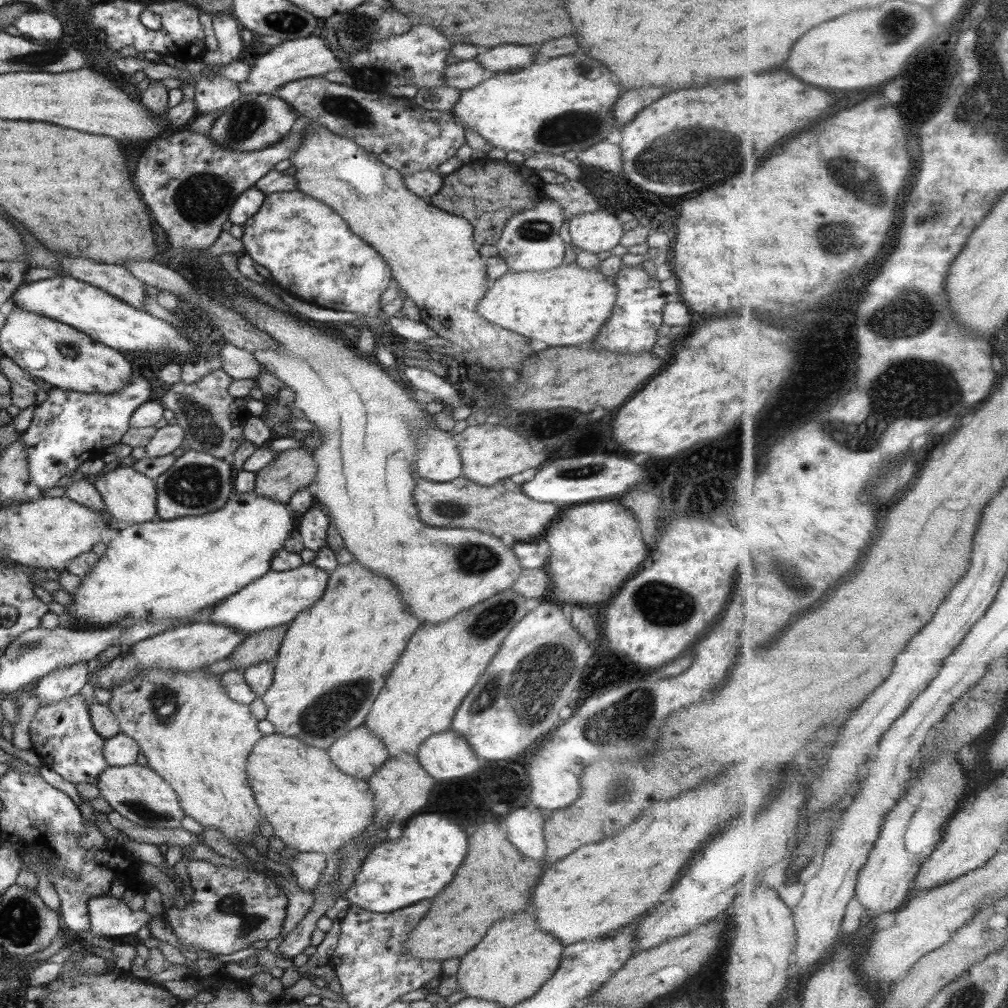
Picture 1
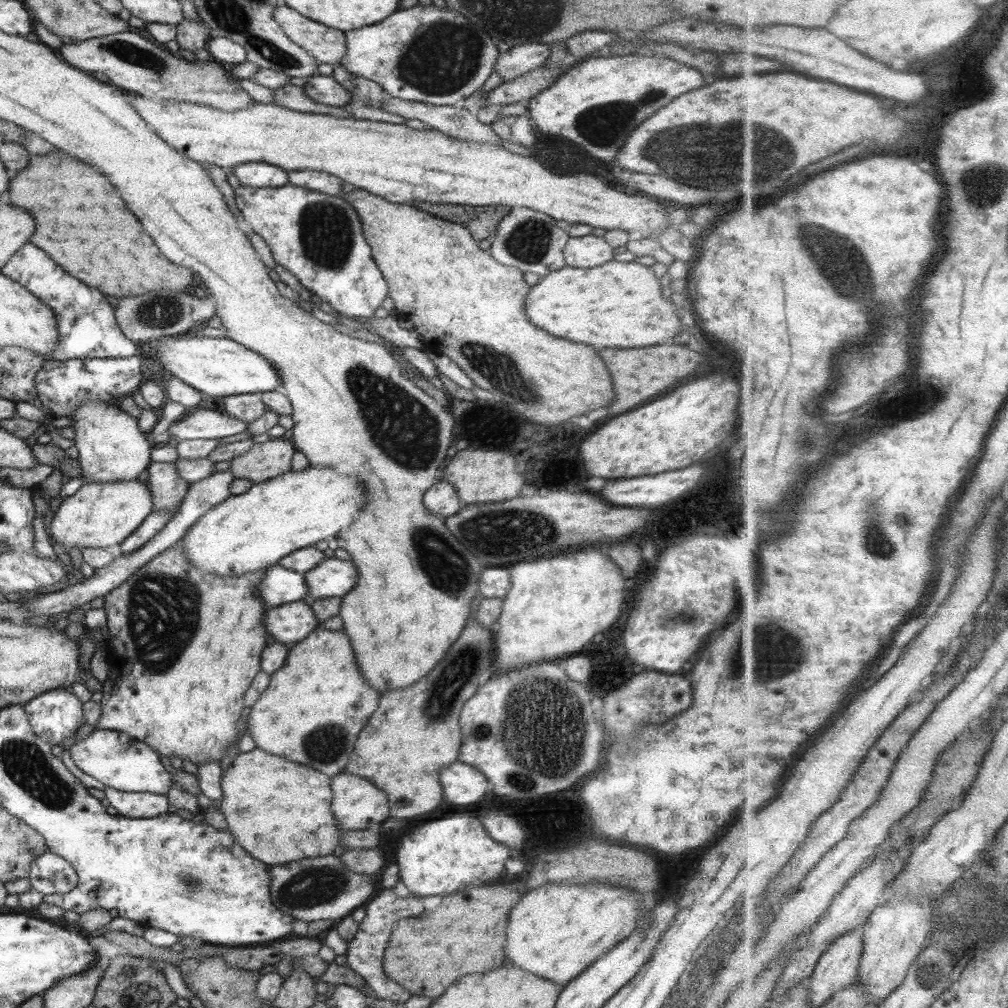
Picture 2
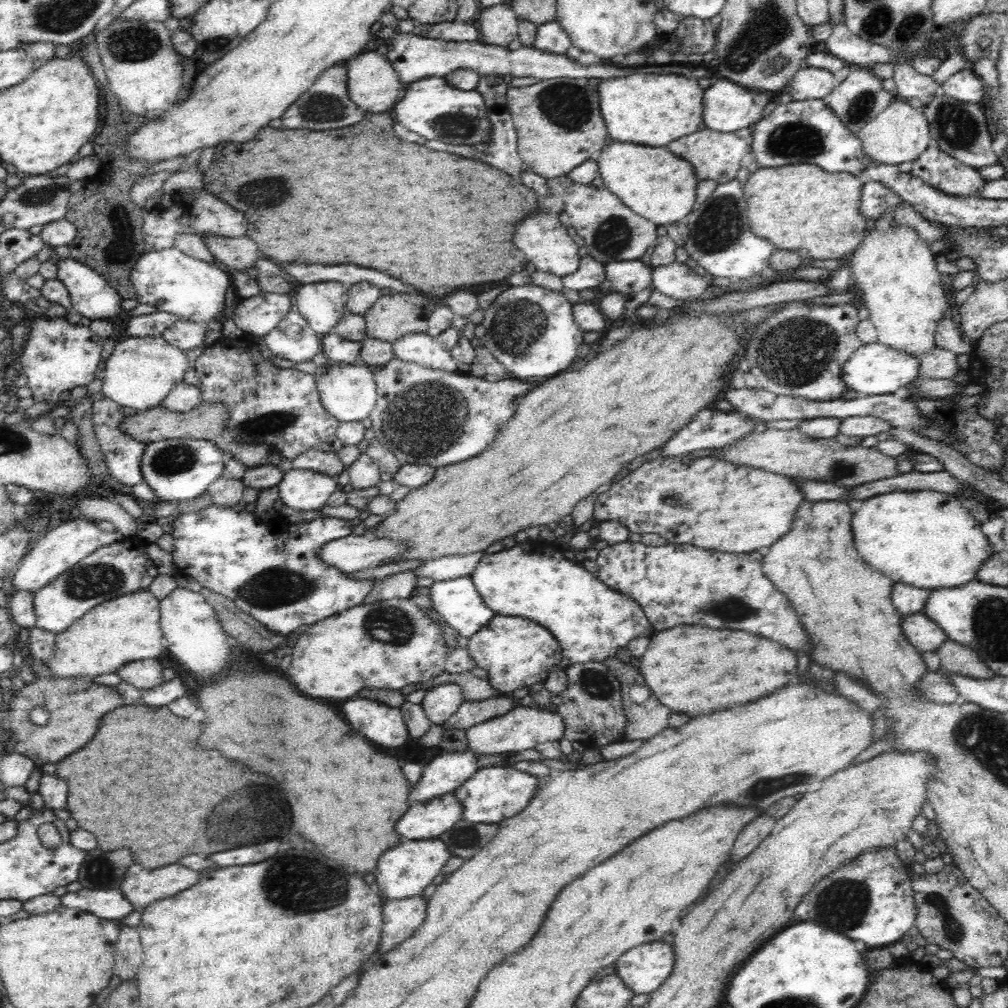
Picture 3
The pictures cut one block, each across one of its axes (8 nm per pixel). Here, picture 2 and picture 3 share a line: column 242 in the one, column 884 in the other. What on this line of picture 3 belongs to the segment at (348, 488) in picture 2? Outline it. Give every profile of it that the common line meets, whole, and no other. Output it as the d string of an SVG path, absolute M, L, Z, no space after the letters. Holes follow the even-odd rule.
M933 490L892 491L864 499L853 513L852 535L862 561L874 566L894 582L909 584L929 592L958 588L976 579L976 571L992 556L994 548L982 533L982 524L965 510L954 495Z

